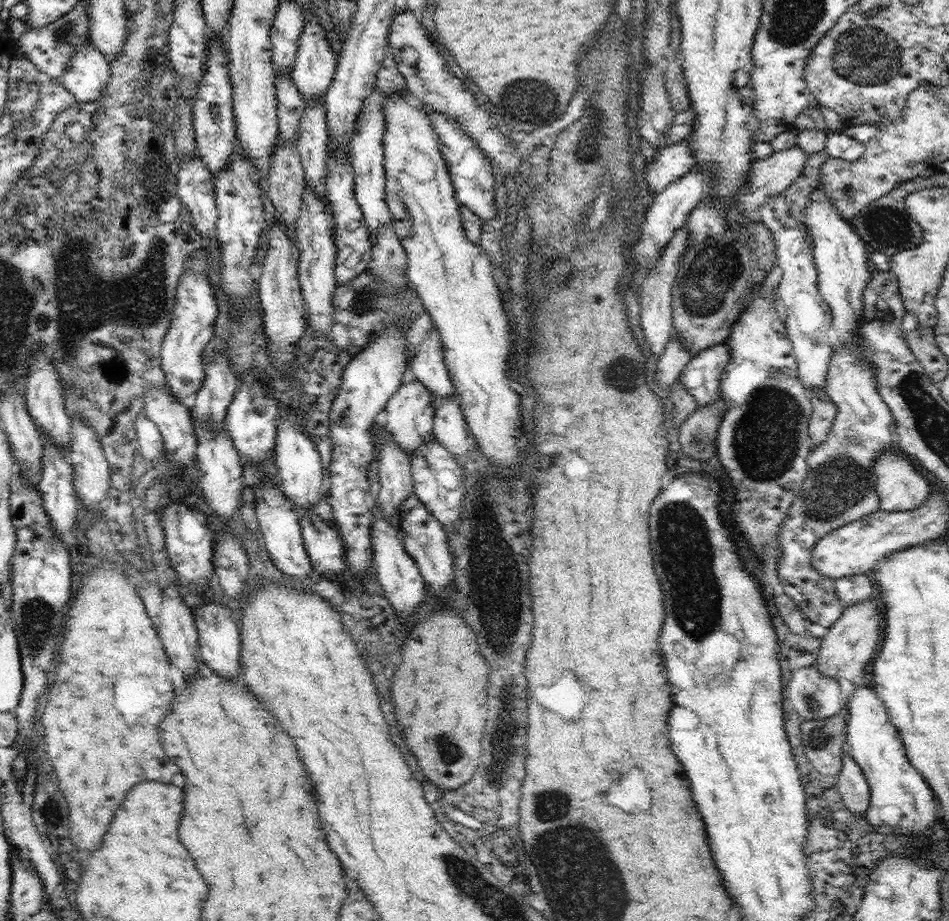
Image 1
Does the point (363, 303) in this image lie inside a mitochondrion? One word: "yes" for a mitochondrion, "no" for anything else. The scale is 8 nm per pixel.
yes

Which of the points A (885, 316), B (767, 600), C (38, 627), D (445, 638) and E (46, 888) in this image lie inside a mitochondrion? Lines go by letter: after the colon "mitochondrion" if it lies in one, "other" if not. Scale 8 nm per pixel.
A: other
B: other
C: mitochondrion
D: other
E: other

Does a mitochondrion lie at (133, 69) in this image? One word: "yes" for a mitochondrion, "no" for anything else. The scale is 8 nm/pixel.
no

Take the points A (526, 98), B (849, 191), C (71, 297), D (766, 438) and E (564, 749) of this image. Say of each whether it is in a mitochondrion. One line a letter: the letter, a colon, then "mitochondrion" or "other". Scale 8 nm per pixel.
A: mitochondrion
B: mitochondrion
C: mitochondrion
D: mitochondrion
E: other

